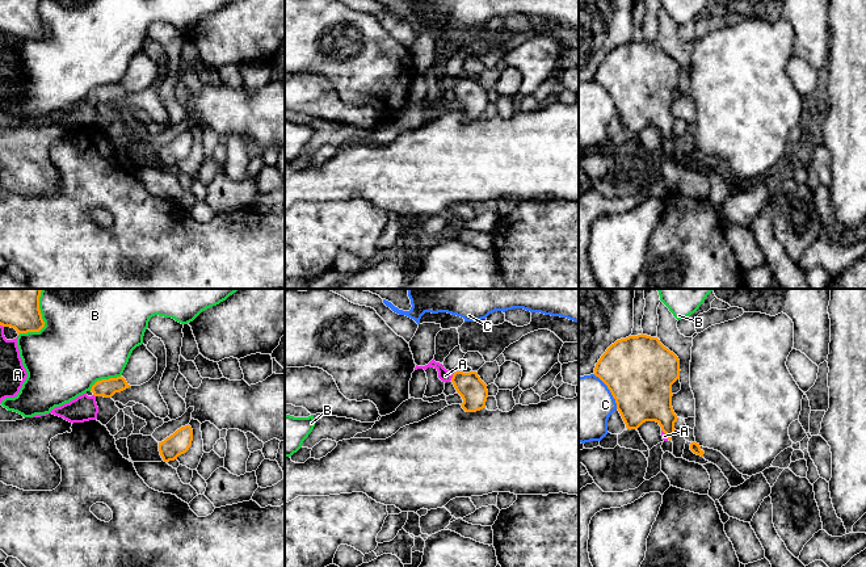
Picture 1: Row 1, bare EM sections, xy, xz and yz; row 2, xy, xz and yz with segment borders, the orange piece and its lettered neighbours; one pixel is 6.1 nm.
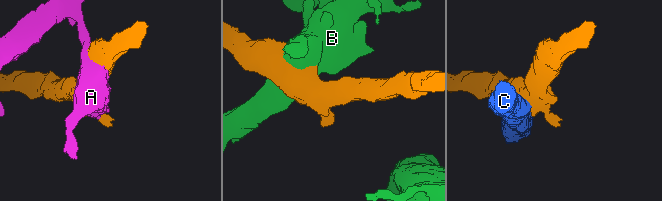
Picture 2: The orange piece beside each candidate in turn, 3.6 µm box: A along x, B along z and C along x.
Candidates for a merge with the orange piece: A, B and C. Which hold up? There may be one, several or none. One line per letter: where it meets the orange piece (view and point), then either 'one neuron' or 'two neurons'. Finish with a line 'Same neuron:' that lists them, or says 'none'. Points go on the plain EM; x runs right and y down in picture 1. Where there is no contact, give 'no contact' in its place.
A: xz (453, 83) | two neurons
B: xy (43, 29) | two neurons
C: yz (610, 97) | two neurons
Same neuron: none

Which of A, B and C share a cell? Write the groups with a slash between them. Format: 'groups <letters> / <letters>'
groups A / B / C

